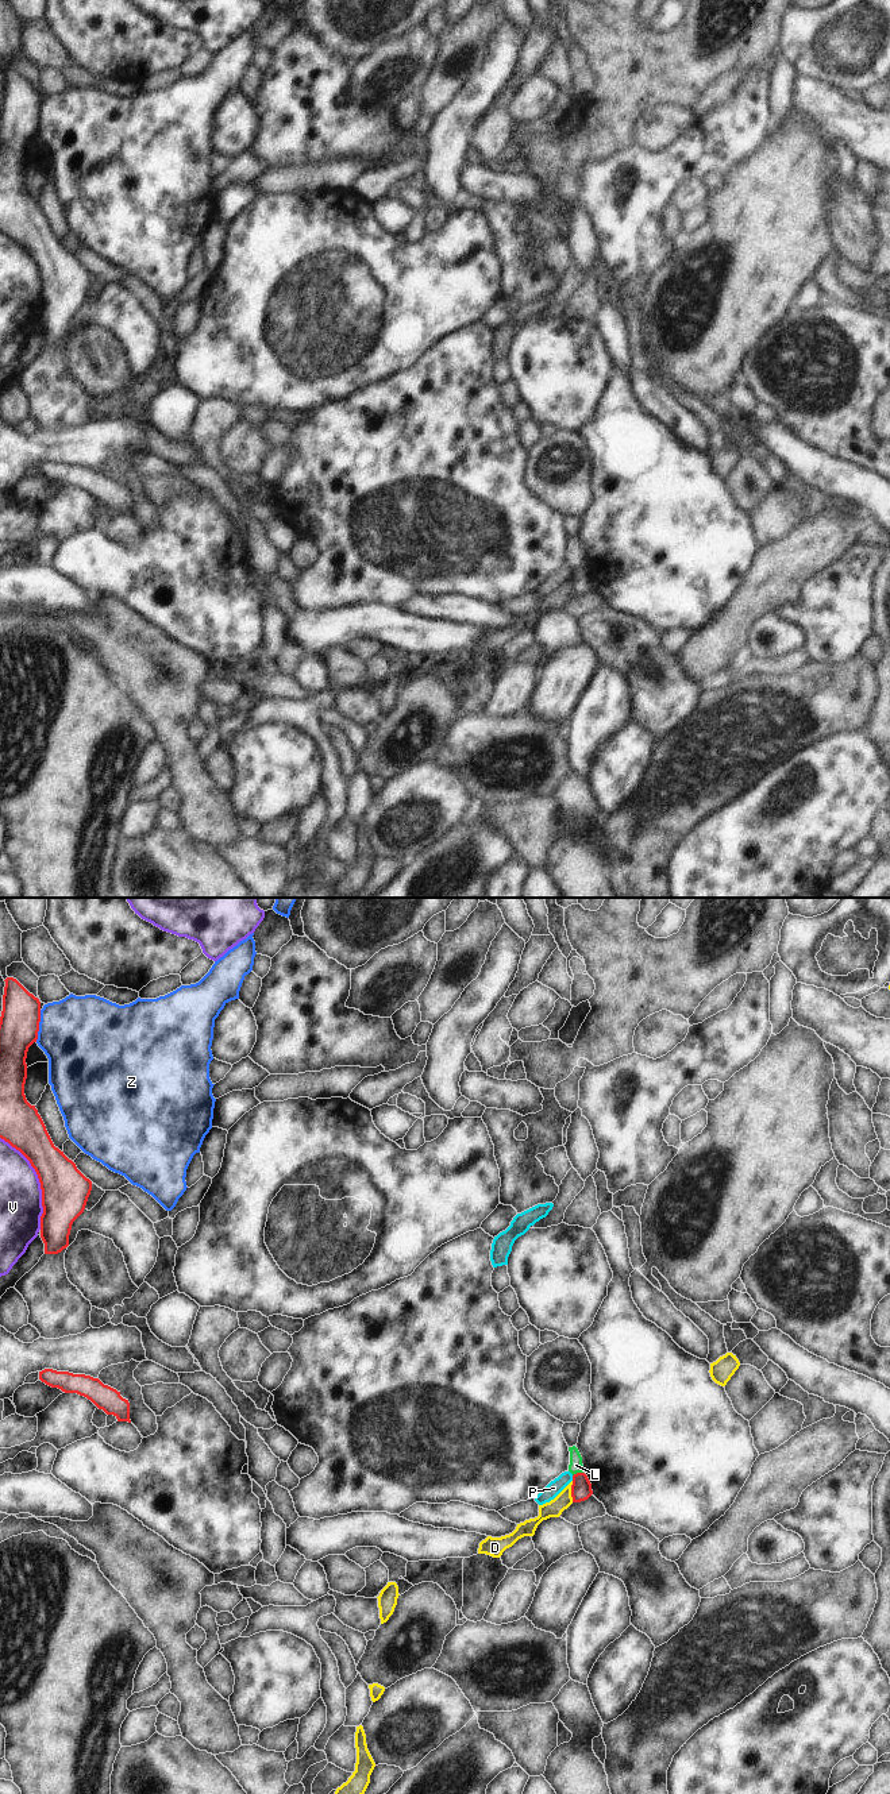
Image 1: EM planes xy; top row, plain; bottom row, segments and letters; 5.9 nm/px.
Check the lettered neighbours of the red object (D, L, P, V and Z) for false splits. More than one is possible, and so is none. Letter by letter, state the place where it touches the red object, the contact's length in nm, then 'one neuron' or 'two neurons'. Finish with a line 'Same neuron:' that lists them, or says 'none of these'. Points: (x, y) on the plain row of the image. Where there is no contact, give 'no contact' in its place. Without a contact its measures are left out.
D: xy (571, 585) | 130 nm | two neurons
L: xy (577, 566) | 70 nm | two neurons
P: xy (573, 571) | 30 nm | two neurons
V: xy (39, 274) | 600 nm | two neurons
Z: xy (38, 119) | 190 nm | two neurons
Same neuron: none of these

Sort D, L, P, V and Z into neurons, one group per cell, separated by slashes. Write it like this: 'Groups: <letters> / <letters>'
Groups: D / L / P / V / Z

